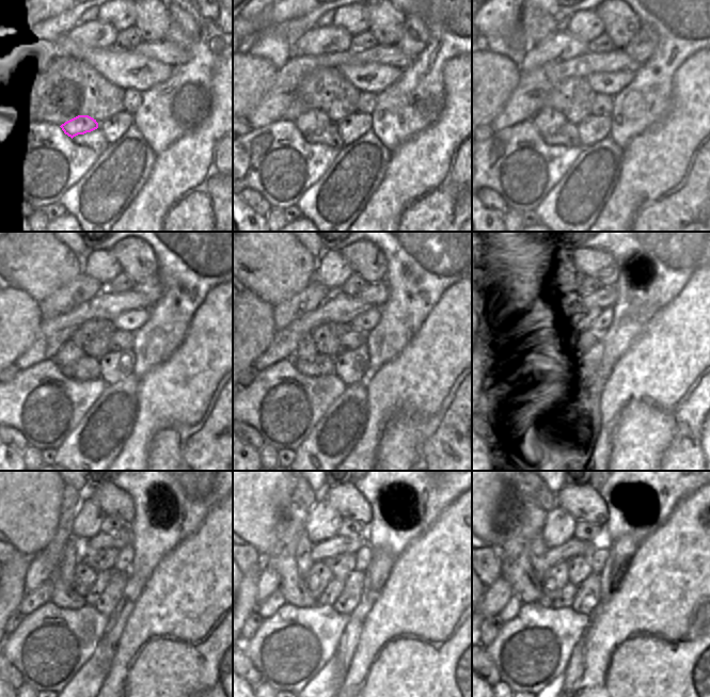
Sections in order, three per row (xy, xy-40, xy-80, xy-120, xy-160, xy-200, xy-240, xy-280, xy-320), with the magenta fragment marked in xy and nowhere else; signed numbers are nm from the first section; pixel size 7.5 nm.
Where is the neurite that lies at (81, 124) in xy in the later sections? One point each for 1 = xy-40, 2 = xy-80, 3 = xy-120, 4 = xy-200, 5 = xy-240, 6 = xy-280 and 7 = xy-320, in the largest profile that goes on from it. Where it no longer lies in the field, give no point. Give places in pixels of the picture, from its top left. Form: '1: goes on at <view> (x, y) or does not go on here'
1: goes on at xy-40 (313, 121)
2: goes on at xy-80 (548, 119)
3: goes on at xy-120 (68, 353)
4: goes on at xy-200 (543, 331)
5: goes on at xy-240 (70, 557)
6: goes on at xy-280 (304, 563)
7: goes on at xy-320 (538, 548)

